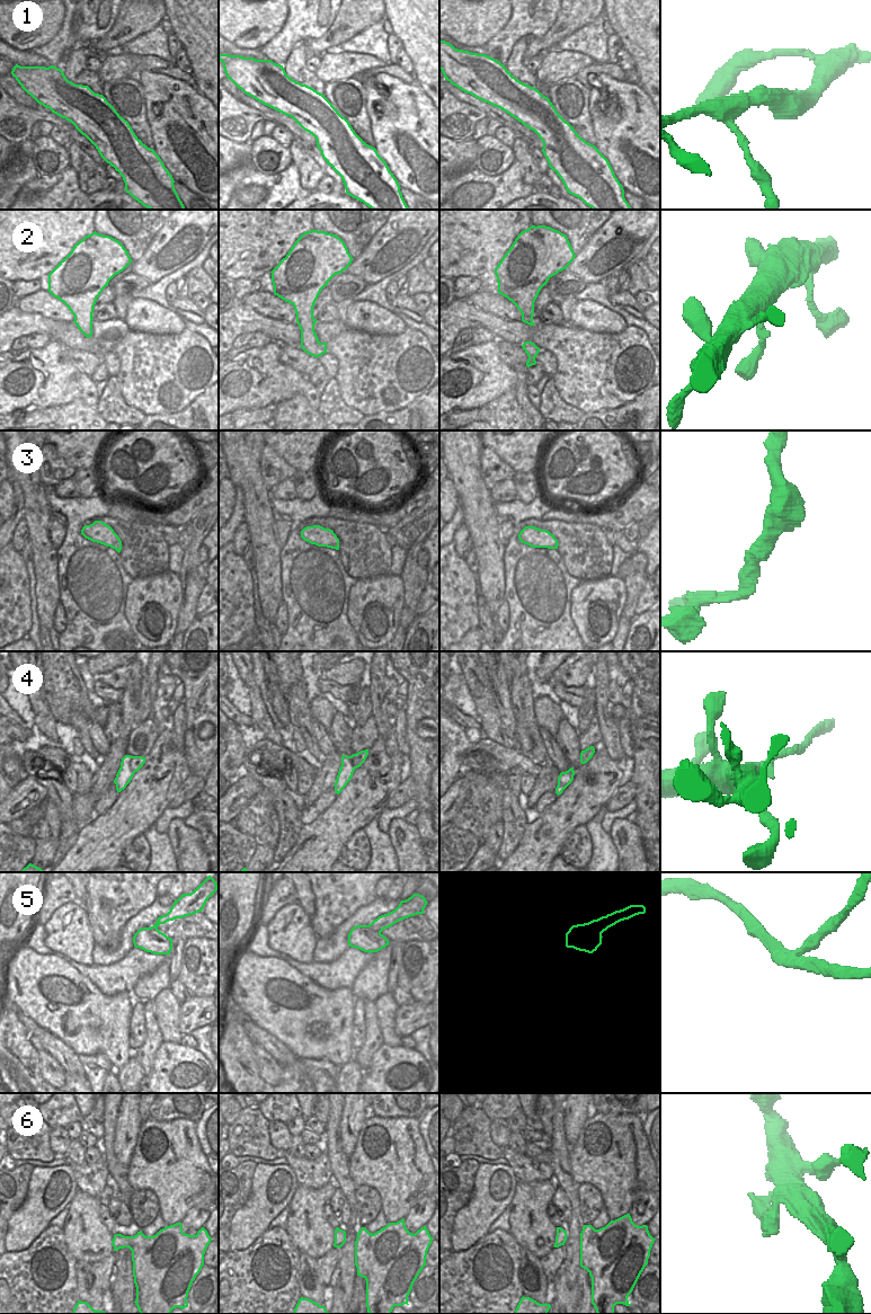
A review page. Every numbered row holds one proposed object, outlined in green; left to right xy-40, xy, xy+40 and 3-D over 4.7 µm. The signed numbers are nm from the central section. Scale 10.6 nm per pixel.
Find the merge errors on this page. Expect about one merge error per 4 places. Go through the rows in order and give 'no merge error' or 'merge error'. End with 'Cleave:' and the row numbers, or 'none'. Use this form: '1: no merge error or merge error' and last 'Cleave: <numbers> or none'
1: no merge error
2: no merge error
3: no merge error
4: merge error
5: merge error
6: no merge error
Cleave: 4, 5

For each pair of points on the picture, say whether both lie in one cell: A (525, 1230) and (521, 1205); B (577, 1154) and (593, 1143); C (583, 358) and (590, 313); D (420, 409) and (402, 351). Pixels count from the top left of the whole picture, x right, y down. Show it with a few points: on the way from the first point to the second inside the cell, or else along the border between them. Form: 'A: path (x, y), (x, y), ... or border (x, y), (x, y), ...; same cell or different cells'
A: path (525, 1224), (525, 1210); same cell
B: path (580, 1154), (589, 1146); same cell
C: border (574, 326), (590, 331), (613, 334); different cells
D: border (427, 389), (405, 407), (394, 411); different cells

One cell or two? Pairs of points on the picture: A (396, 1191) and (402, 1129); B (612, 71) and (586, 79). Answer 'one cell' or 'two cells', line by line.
A: one cell
B: one cell

